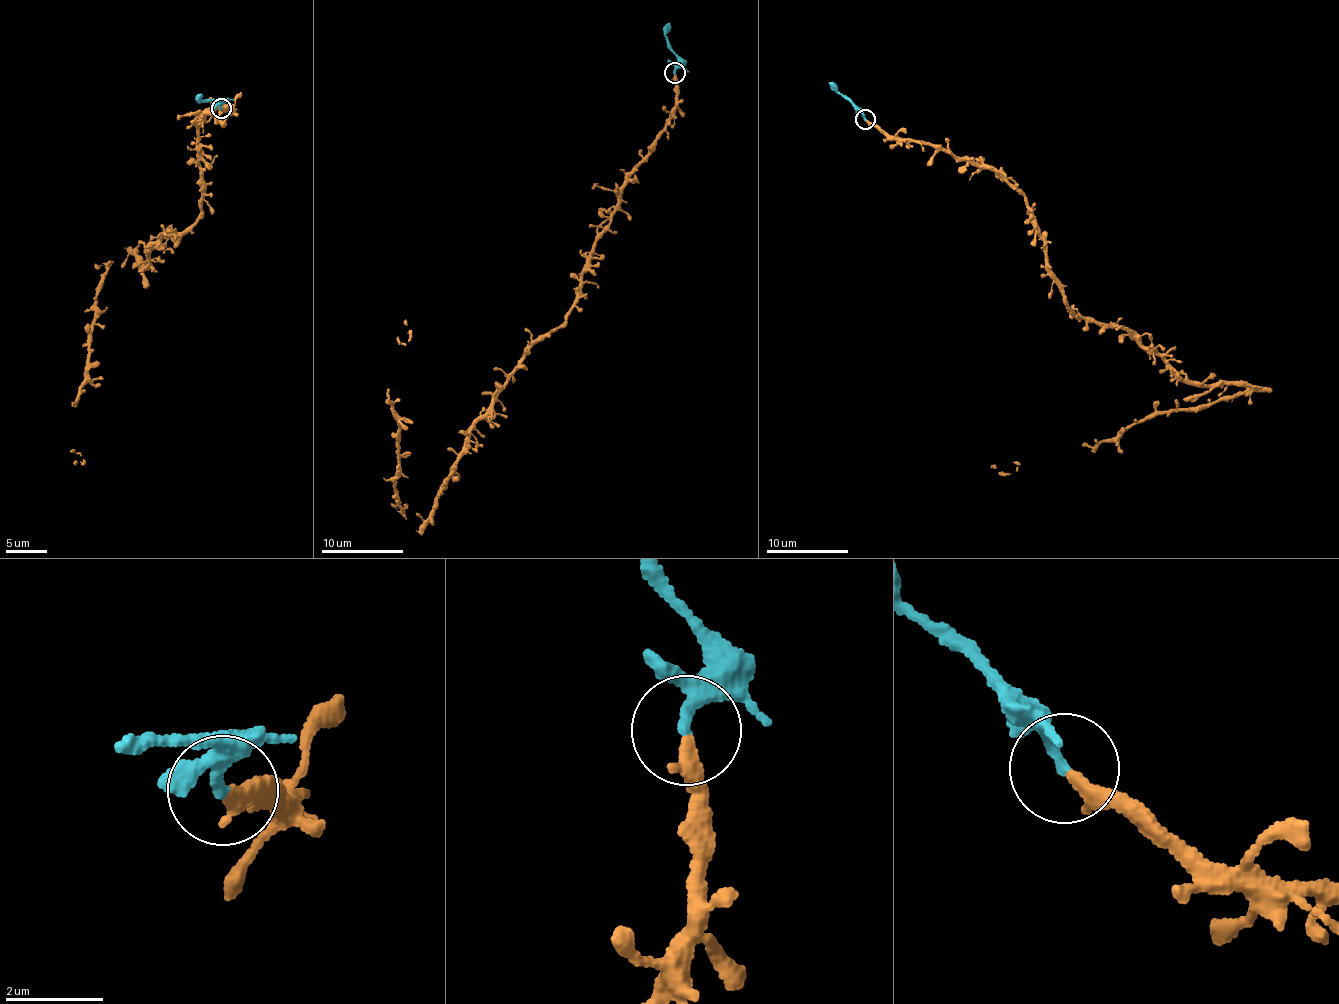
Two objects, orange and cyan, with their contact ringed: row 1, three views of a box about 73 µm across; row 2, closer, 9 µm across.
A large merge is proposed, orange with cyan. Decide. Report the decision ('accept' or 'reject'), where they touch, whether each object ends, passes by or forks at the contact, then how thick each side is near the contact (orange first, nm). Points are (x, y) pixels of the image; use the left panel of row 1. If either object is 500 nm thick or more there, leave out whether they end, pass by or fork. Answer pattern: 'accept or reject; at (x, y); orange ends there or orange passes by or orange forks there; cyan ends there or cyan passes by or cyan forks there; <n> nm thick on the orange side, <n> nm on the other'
accept; at (221, 108); orange ends there; cyan ends there; 300 nm thick on the orange side, 240 nm on the other

